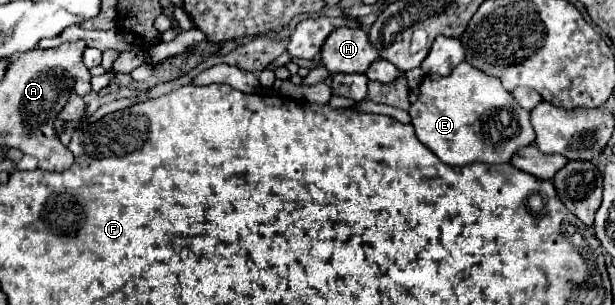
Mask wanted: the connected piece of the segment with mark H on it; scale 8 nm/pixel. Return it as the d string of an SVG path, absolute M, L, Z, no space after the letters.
M341 26L329 34L321 48L321 62L331 72L363 74L375 62L377 50L369 44L369 34L363 28Z

